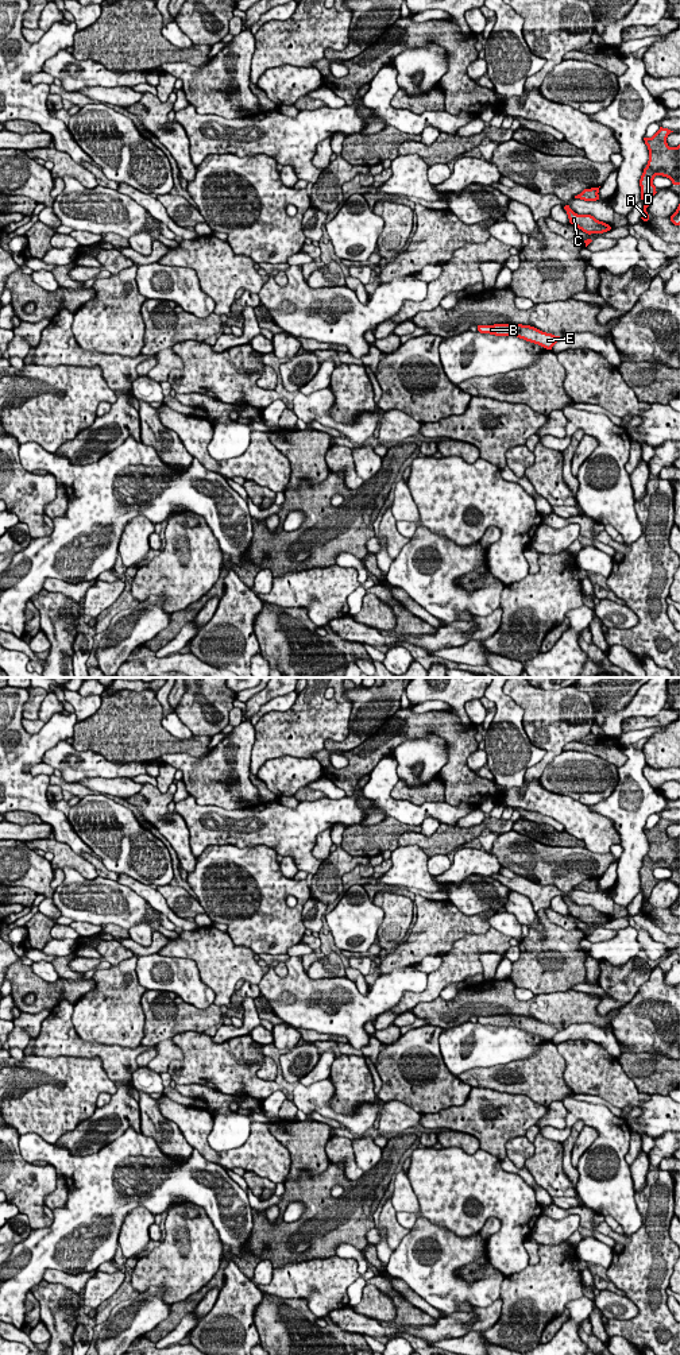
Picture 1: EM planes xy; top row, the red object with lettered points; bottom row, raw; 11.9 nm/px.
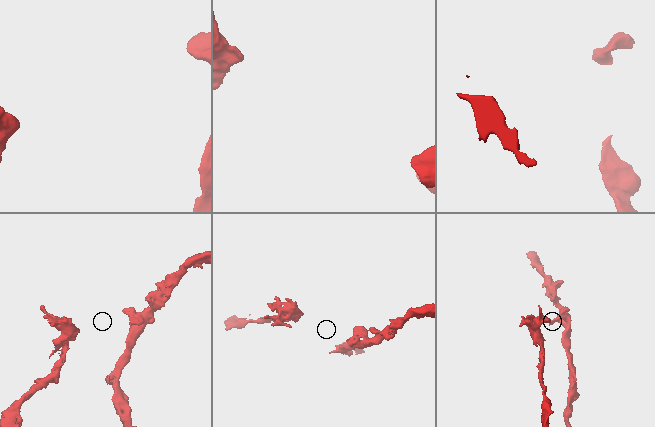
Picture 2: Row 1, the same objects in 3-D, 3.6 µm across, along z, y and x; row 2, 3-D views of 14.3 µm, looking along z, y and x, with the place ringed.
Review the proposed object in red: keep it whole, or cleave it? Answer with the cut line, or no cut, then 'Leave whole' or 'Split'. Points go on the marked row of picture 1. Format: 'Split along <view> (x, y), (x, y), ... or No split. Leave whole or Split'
No split. Leave whole

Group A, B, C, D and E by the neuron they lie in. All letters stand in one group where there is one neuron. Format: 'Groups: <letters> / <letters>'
Groups: A B C D E

